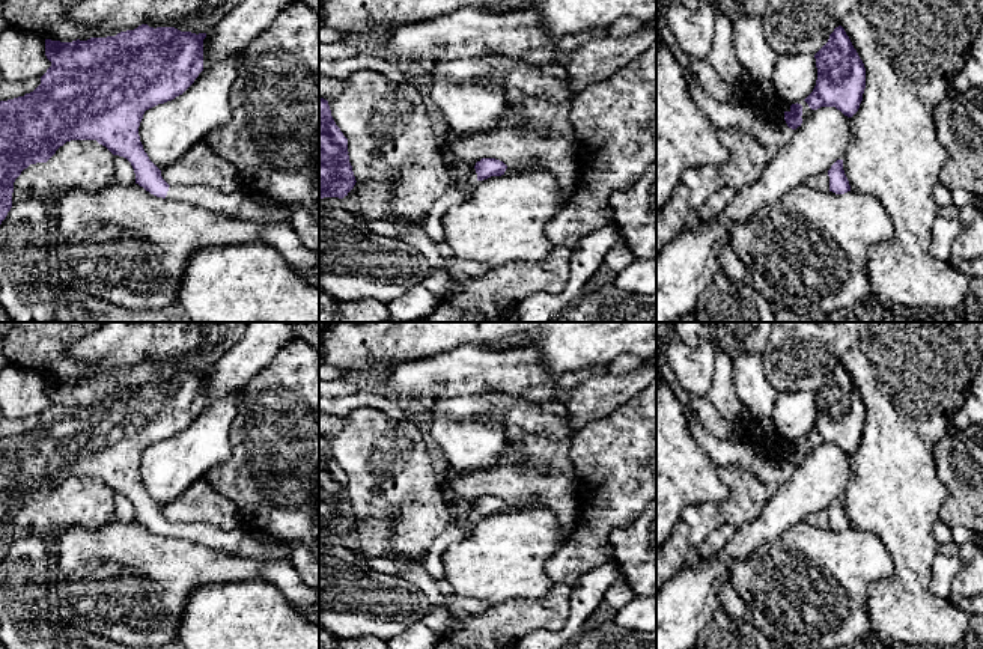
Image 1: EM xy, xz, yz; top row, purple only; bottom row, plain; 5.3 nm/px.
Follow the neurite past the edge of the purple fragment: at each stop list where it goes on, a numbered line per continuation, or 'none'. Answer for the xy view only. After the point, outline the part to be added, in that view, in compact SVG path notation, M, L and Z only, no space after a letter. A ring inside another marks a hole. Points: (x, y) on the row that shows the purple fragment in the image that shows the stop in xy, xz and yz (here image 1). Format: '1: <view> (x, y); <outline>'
1: xy (240, 204); M170 185L167 200L185 202L257 223L291 221L291 209L262 196L253 197L244 185L224 194L206 185Z

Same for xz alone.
1: xz (511, 170); M533 164L530 169L524 170L522 167L507 167L504 175L521 175L537 170L537 166Z

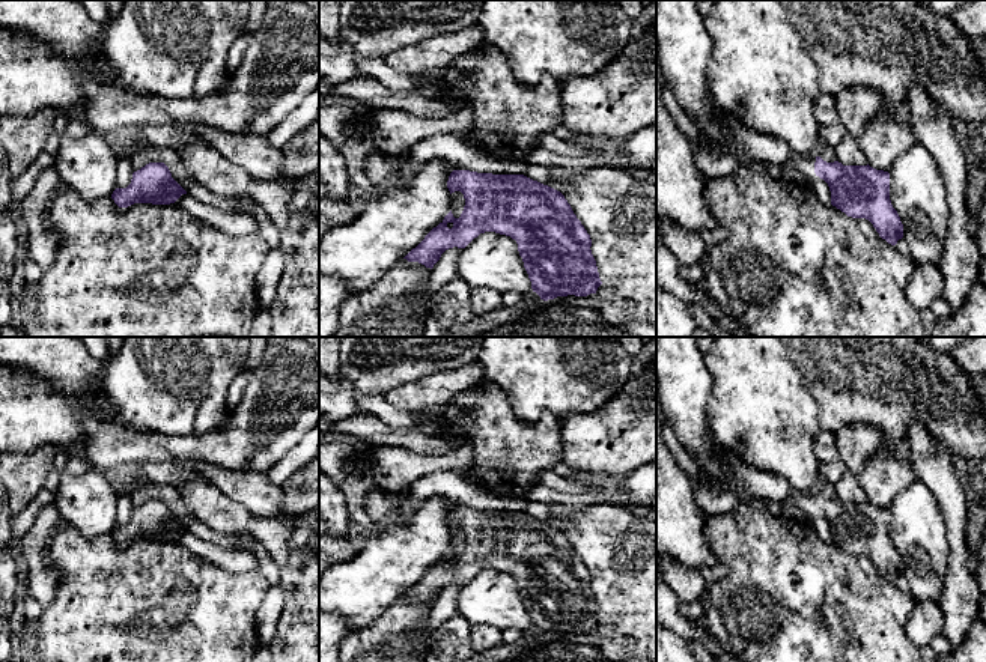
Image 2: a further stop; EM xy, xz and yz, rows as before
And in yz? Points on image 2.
1: yz (806, 164); M793 156L790 158L787 162L783 164L783 170L789 170L789 169L798 169L801 170L810 181L817 181L820 179L816 173L814 173L814 162L816 162L816 156Z

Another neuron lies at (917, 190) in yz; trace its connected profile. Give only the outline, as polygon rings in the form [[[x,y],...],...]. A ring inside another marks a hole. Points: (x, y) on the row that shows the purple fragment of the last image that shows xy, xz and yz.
[[[918,141],[890,169],[890,200],[903,224],[915,266],[939,266],[950,227],[947,190],[938,162]]]

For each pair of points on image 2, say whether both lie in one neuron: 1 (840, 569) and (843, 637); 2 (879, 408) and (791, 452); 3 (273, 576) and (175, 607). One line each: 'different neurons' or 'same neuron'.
1: same neuron
2: same neuron
3: different neurons

